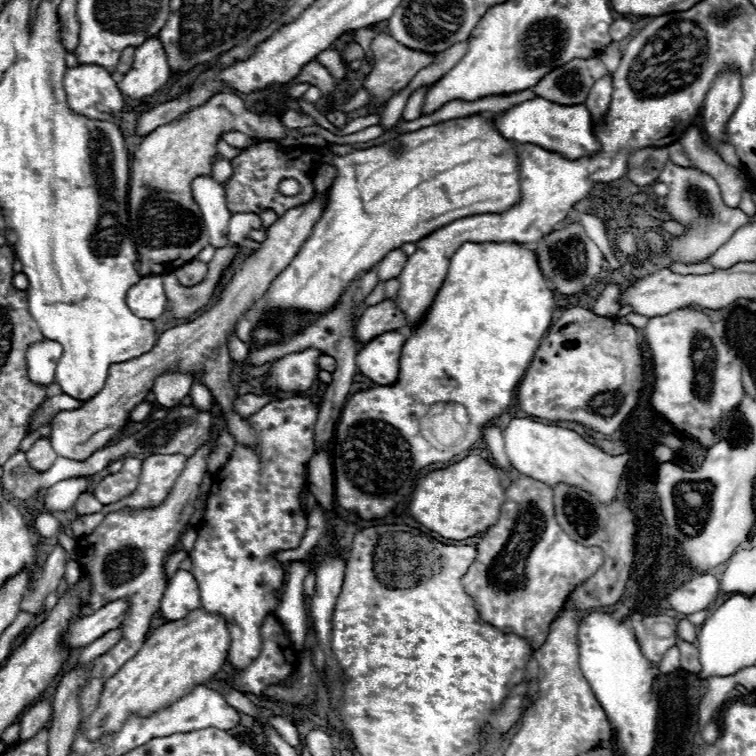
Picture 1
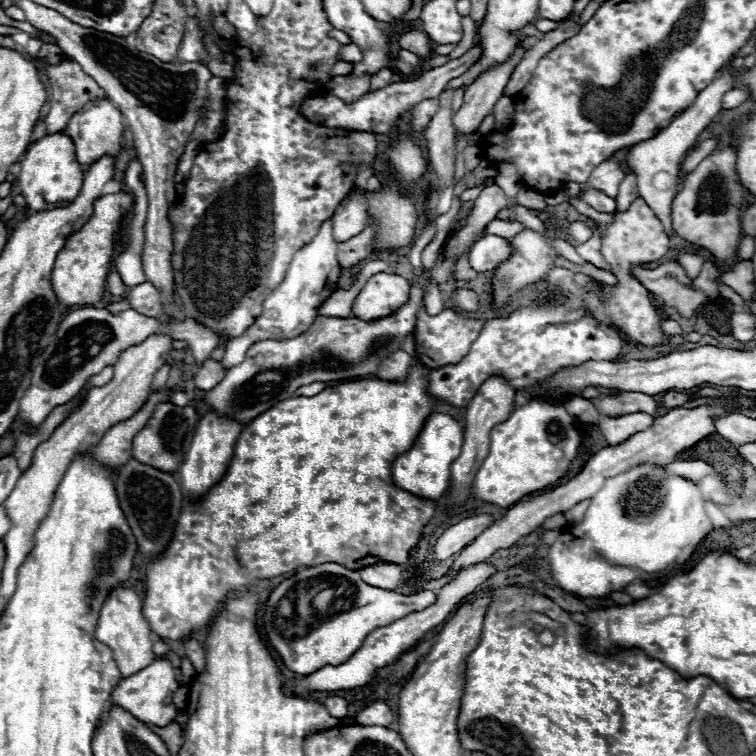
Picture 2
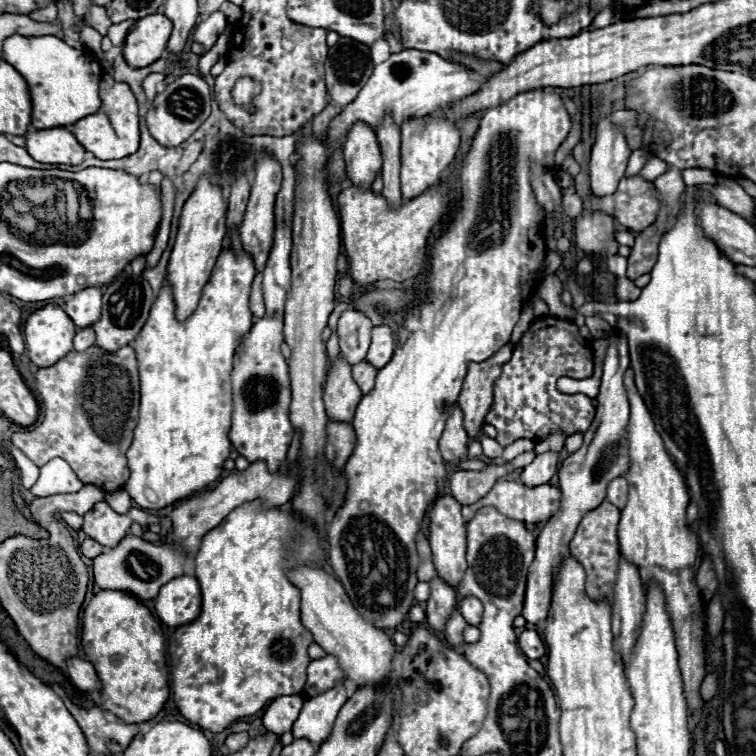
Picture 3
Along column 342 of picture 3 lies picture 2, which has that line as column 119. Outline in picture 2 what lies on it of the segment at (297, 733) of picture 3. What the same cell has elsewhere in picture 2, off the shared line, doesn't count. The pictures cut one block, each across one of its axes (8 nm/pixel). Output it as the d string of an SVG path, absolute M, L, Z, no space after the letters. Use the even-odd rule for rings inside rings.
M154 658L154 662L148 668L140 670L138 674L134 674L130 678L120 680L118 688L112 692L110 702L122 706L124 710L128 710L132 716L136 716L142 722L152 722L154 726L166 726L166 724L174 722L178 716L178 710L172 704L172 696L178 688L180 688L180 684L176 680L172 662L166 658Z

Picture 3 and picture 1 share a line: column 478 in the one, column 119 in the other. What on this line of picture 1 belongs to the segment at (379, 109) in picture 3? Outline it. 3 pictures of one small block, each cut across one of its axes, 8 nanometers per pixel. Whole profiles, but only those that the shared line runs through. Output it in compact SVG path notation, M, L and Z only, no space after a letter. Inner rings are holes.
M152 36L144 44L136 46L134 66L118 80L118 88L124 96L142 98L154 94L170 78L170 64L160 38Z

